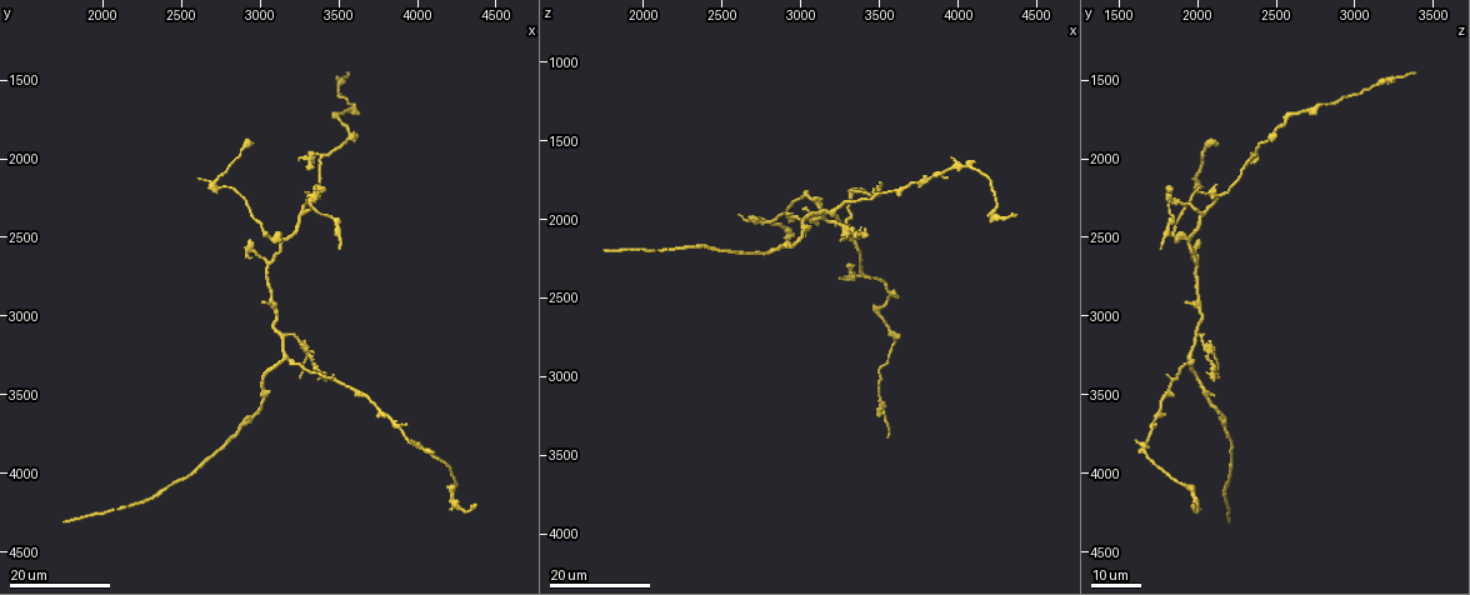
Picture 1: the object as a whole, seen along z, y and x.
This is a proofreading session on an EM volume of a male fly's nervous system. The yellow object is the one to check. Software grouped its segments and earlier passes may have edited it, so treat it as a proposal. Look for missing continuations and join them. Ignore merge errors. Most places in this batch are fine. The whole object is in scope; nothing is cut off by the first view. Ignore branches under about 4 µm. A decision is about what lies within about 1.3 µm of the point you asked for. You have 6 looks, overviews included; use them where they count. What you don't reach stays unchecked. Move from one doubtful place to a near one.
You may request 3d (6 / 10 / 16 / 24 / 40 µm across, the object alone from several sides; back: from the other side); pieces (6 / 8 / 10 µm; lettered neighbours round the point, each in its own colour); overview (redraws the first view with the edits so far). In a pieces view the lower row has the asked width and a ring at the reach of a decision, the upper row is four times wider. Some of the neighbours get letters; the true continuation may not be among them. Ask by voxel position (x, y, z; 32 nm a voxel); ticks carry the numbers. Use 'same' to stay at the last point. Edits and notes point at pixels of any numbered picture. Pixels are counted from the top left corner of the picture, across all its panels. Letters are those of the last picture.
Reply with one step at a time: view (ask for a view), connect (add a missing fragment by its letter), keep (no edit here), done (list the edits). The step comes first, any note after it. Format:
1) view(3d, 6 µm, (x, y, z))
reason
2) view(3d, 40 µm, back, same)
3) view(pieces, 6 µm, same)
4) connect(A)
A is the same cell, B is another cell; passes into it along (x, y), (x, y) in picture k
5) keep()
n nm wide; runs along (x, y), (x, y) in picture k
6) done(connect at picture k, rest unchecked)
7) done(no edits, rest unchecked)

view(3d, 24 µm, (3500, 2580, 1780))
end of a long branch

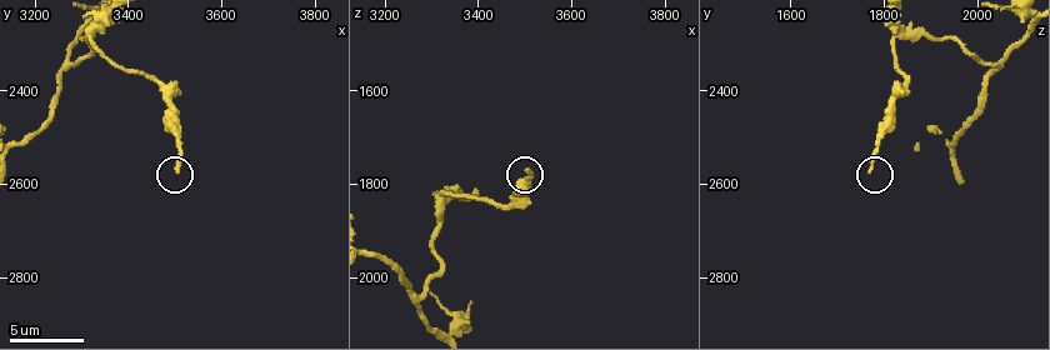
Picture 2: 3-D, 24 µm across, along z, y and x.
view(pieces, 8 µm, (3505, 2575, 1775))

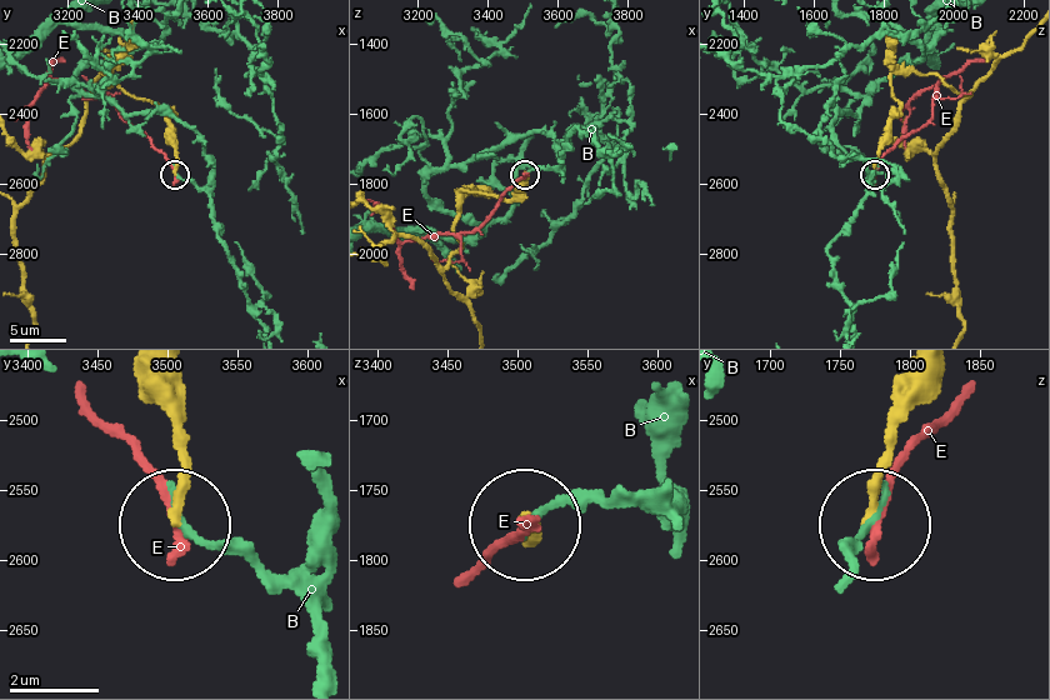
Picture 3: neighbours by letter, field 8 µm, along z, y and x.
keep()
190 nm wide; B and E are other cells; runs along (938, 378), (896, 434), (870, 519) in picture 3; no lettered fragment goes on from it

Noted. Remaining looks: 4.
view(3d, 16 µm, (3320, 2060, 2280))
branch stops here

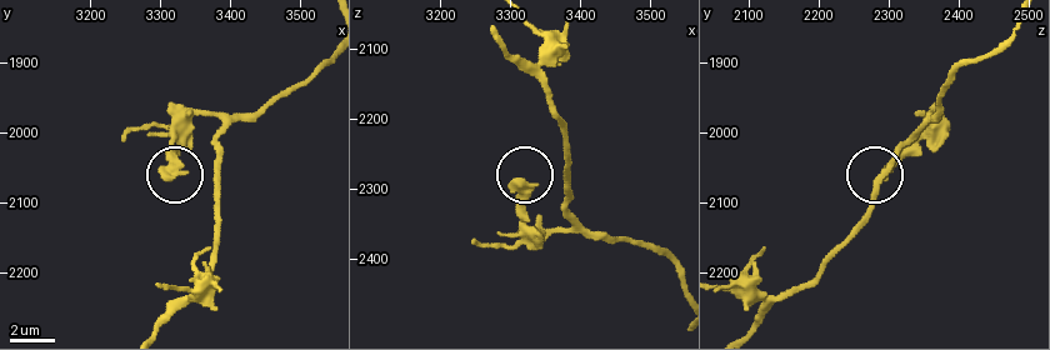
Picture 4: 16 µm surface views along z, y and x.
view(pieces, 8 µm, (3310, 2065, 2295))

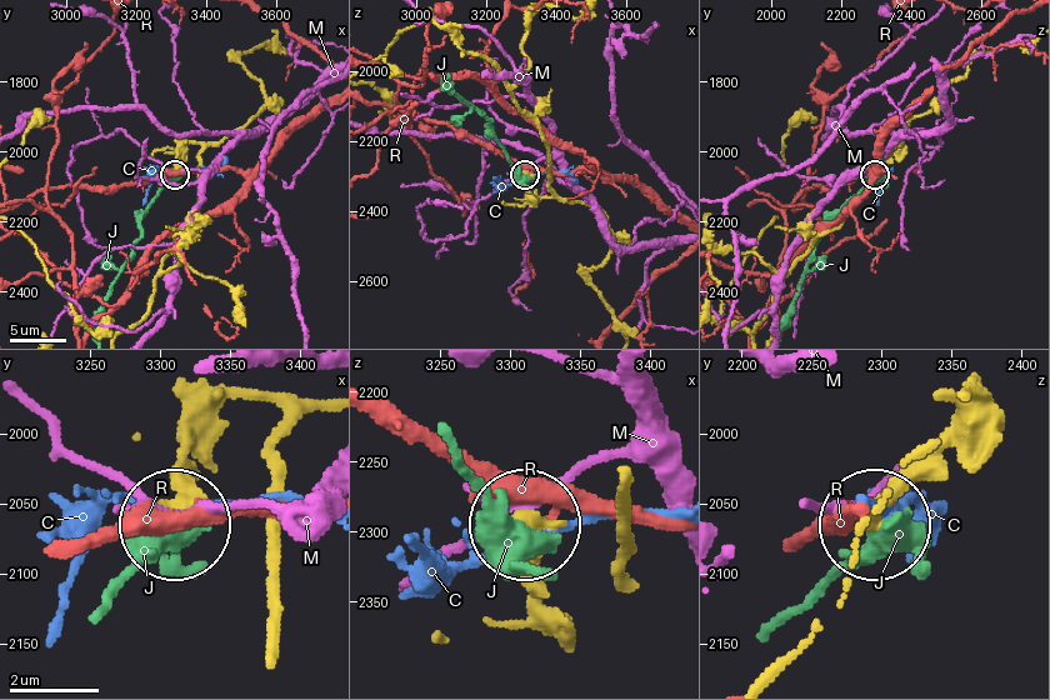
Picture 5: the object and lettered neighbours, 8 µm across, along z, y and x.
keep()
C, J, M and R are other cells; runs along (511, 99), (545, 143), (549, 195), (531, 195), (525, 174) in picture 5; none of them fits

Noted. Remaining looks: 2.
view(3d, 24 µm, (3960, 3800, 1620))
free end

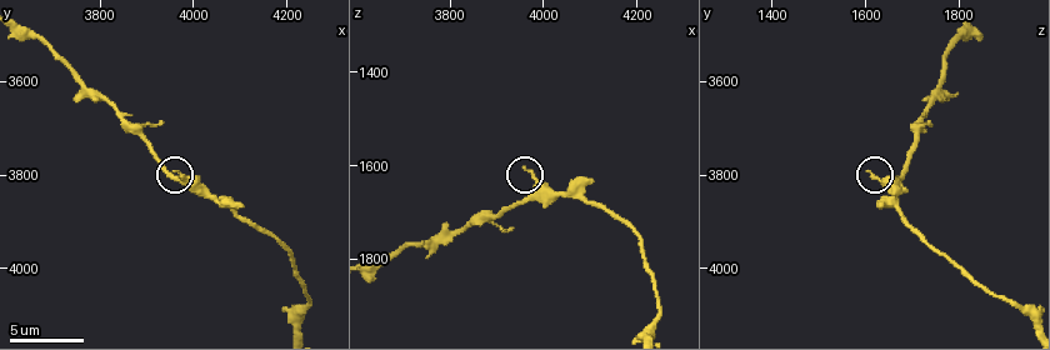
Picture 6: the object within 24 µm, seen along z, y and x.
view(pieces, 6 µm, (3960, 3790, 1605))
see the neighbours

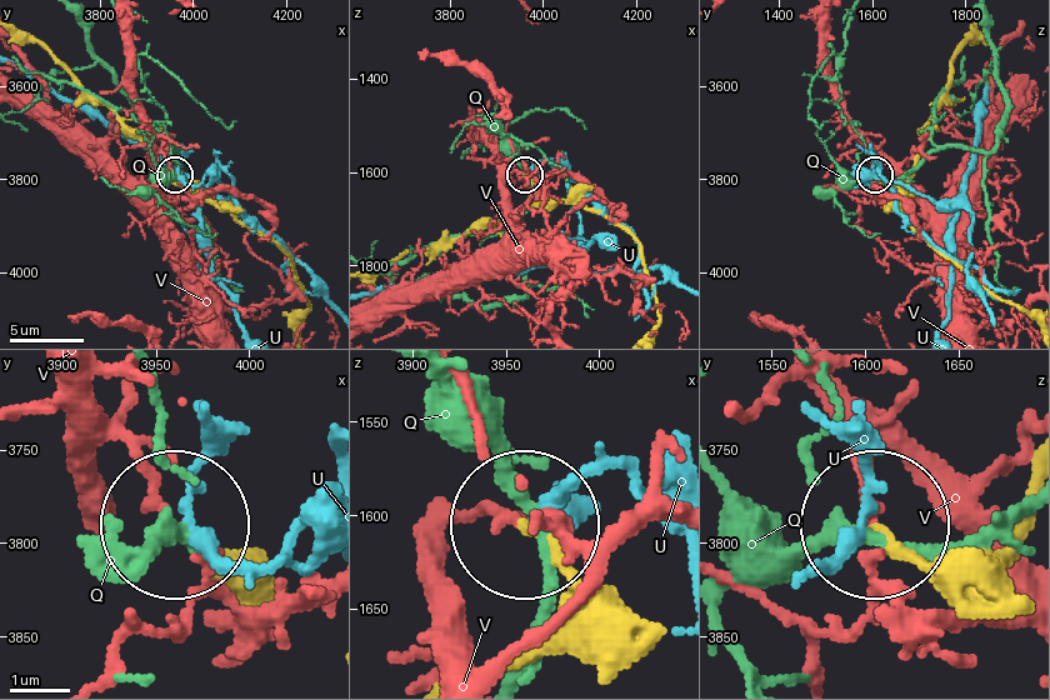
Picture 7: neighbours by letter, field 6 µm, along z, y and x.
keep()
Q, U and V are other cells; none of them fits

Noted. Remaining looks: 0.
done(no edits, rest unchecked)

